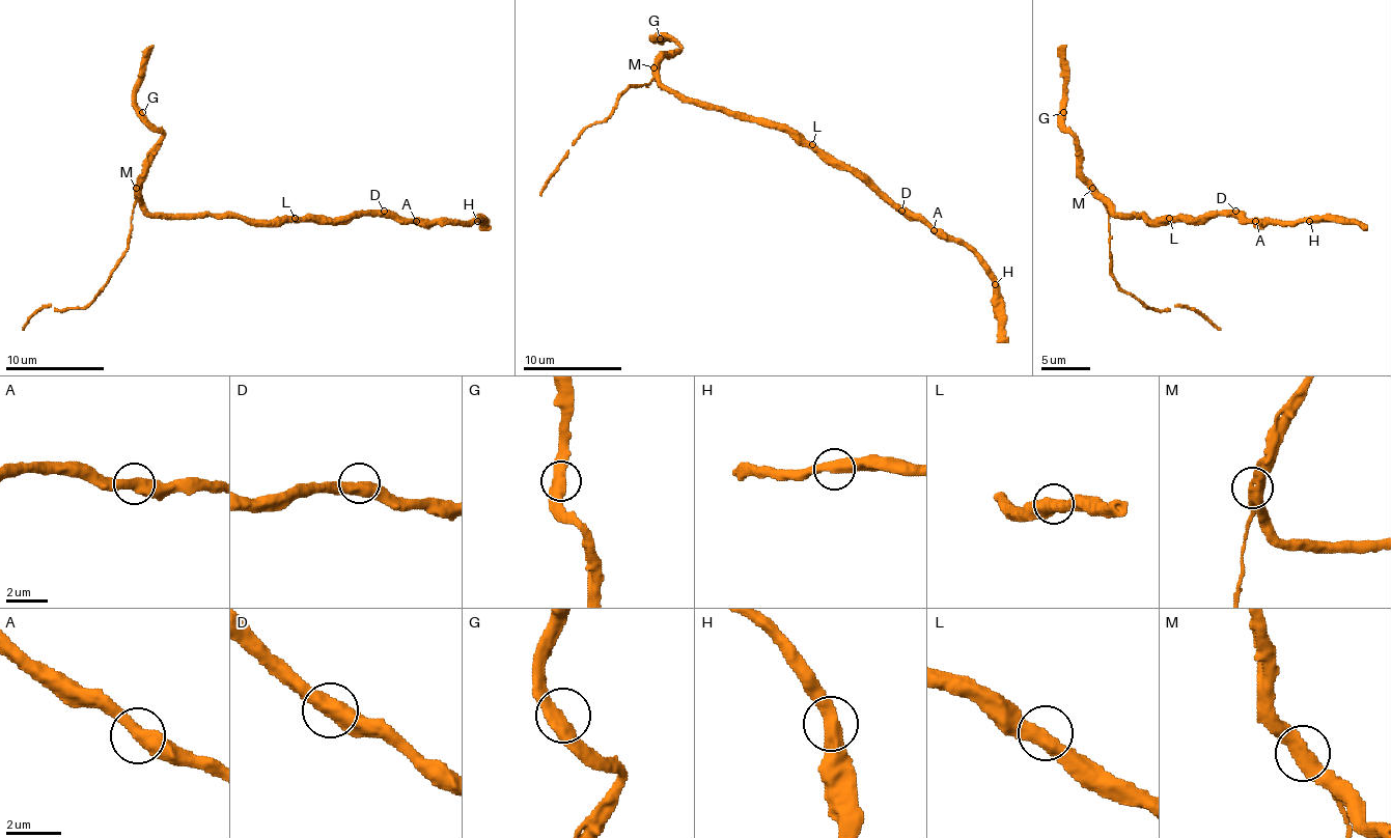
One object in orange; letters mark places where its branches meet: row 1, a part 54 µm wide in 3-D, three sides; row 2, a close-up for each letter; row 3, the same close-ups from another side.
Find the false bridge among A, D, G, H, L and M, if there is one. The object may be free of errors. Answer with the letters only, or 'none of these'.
none of these

